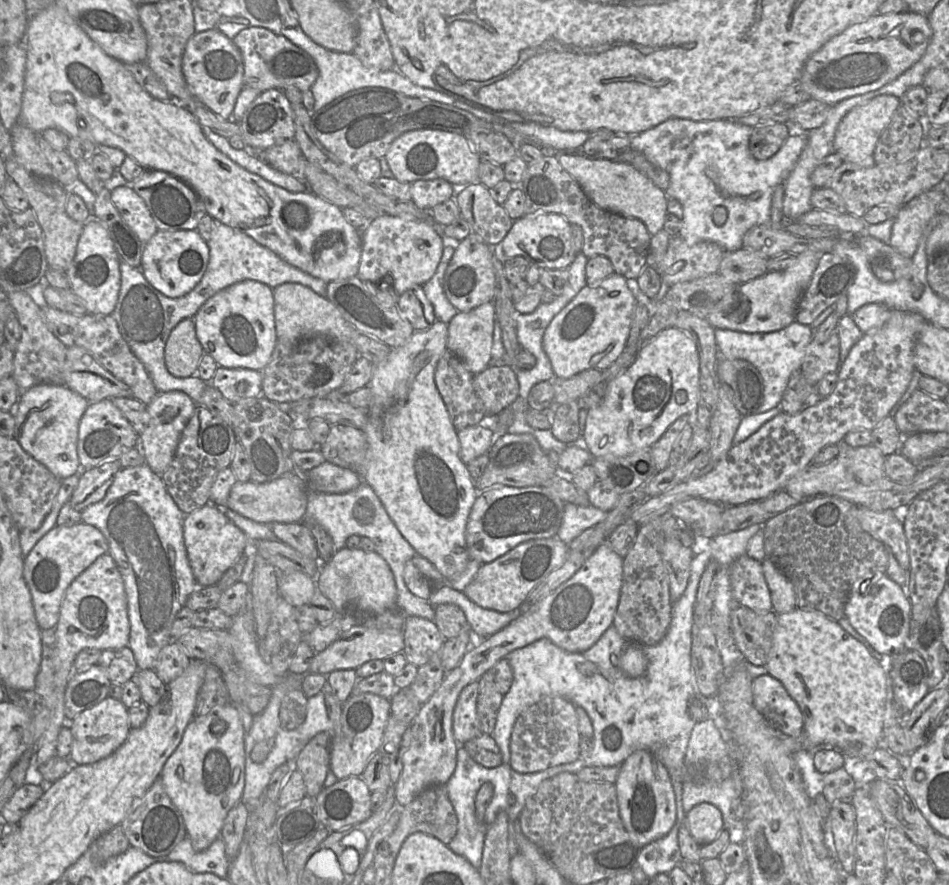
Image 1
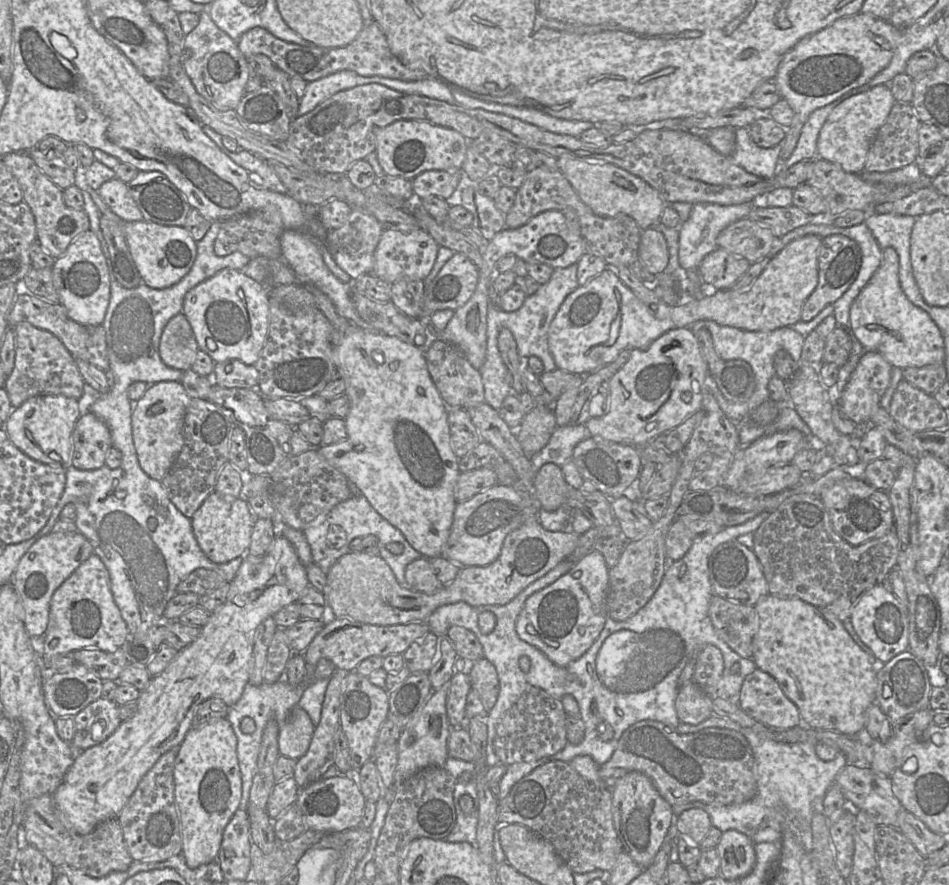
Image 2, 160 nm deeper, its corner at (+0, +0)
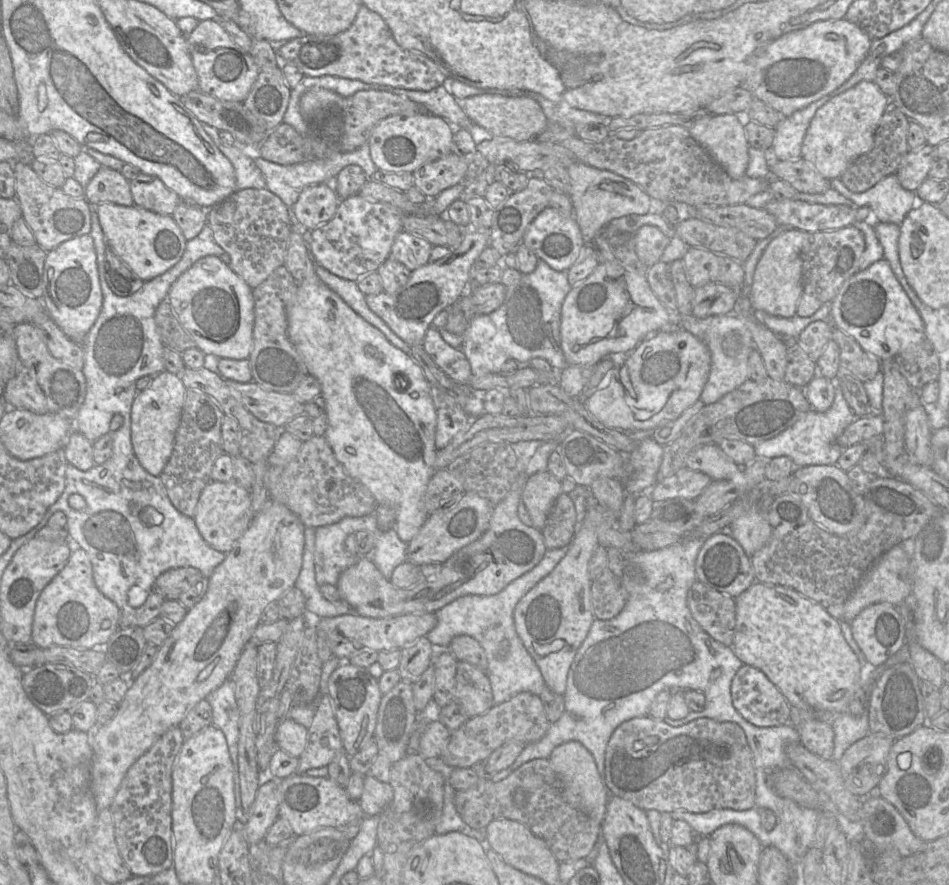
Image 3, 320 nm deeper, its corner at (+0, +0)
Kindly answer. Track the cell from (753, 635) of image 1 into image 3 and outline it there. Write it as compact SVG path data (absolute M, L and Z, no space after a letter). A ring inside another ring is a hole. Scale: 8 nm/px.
M696 580L687 593L693 618L713 639L731 647L736 627L735 599Z

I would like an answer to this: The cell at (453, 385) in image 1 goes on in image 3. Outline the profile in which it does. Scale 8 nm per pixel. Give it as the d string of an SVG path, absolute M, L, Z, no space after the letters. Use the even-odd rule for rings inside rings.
M433 326L426 331L422 345L436 366L451 380L459 385L469 386L471 366L461 349L455 349L445 342Z

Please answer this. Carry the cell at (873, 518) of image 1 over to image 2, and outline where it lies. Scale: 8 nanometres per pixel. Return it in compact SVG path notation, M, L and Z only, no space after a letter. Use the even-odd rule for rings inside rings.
M862 479L837 481L824 490L820 499L827 509L834 531L851 545L860 545L879 538L894 528L894 516L887 492L877 490Z

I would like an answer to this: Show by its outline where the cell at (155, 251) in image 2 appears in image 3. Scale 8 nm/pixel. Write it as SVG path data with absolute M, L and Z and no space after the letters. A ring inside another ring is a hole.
M112 202L97 204L97 214L108 246L143 281L166 272L181 259L185 251L187 240L172 216L161 215L135 204L123 206Z

